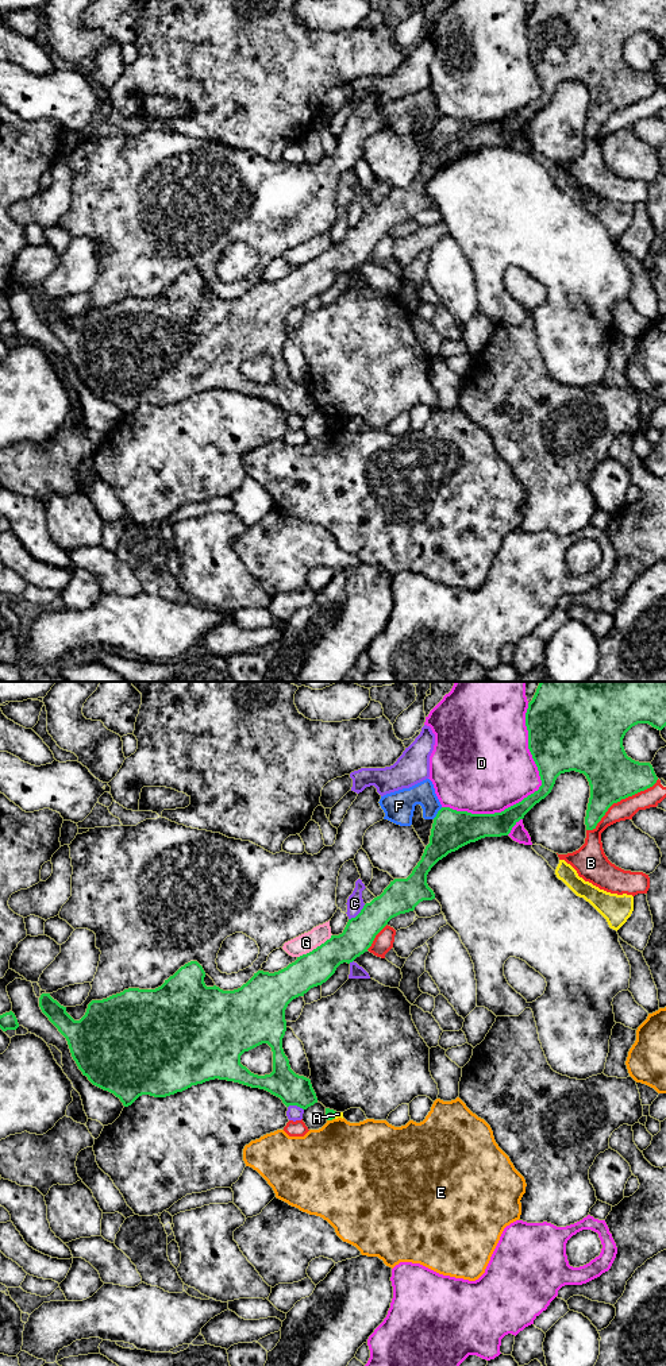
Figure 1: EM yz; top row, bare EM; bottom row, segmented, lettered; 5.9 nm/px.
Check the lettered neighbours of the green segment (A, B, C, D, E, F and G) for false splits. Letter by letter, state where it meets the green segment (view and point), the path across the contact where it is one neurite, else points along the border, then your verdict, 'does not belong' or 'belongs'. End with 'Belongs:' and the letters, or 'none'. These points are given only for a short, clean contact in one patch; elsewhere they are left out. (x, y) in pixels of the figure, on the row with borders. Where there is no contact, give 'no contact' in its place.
A: meets green in yz at (334, 1115); border along yz (337, 1112), (334, 1118); does not belong
B: meets green in yz at (620, 799); does not belong
C: meets green in yz at (358, 914); does not belong
D: meets green in yz at (534, 793); does not belong
E: meets green in yz at (330, 1119); border along yz (334, 1118), (327, 1121); does not belong
F: meets green in yz at (438, 813); does not belong
G: meets green in yz at (316, 948); does not belong
Belongs: none

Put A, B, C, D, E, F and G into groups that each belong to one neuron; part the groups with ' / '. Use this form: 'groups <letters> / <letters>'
groups A / B / C / D / E / F / G

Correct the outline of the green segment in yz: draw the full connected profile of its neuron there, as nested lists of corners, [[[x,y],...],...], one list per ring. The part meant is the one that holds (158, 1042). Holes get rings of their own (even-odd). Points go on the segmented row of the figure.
[[[540,682],[526,713],[528,749],[542,780],[539,790],[521,802],[494,814],[471,814],[442,807],[434,818],[430,844],[426,846],[421,860],[412,873],[407,879],[390,881],[380,896],[366,903],[355,918],[349,919],[342,934],[331,935],[324,944],[297,957],[294,962],[278,972],[258,971],[246,984],[234,991],[223,991],[216,985],[207,987],[203,966],[197,961],[190,961],[155,989],[128,988],[107,999],[92,1000],[80,1020],[74,1020],[66,1012],[66,1007],[54,1000],[50,993],[41,995],[39,1007],[66,1038],[72,1057],[82,1074],[93,1085],[119,1097],[124,1107],[131,1105],[142,1095],[166,1097],[182,1092],[192,1085],[219,1078],[265,1089],[280,1097],[286,1107],[297,1105],[307,1110],[317,1103],[316,1093],[309,1078],[299,1076],[290,1069],[289,1060],[282,1049],[282,1038],[286,1031],[285,1010],[288,1004],[293,999],[304,996],[311,988],[326,983],[340,964],[350,964],[367,952],[376,935],[392,918],[413,911],[423,900],[435,899],[434,891],[427,884],[427,875],[431,868],[449,853],[470,842],[485,837],[508,836],[512,827],[551,792],[561,773],[575,771],[584,773],[589,782],[590,798],[585,817],[586,830],[596,829],[613,803],[652,787],[658,780],[652,765],[632,760],[627,756],[623,746],[625,733],[638,723],[648,723],[658,730],[666,726],[666,682]],[[262,1043],[267,1043],[272,1047],[273,1072],[258,1076],[240,1064],[240,1056]]]

